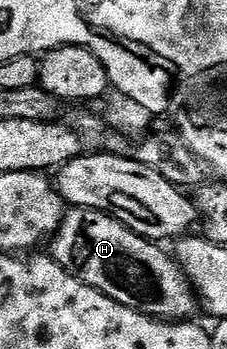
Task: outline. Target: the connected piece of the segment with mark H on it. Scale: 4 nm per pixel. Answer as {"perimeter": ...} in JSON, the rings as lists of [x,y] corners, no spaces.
{"perimeter":[[[72,208],[65,213],[60,226],[50,239],[50,256],[70,276],[79,282],[84,282],[90,288],[110,296],[118,304],[130,308],[139,314],[151,318],[159,318],[161,322],[186,322],[195,319],[196,306],[198,310],[198,295],[192,289],[188,278],[180,271],[180,263],[171,253],[163,250],[163,245],[143,238],[141,234],[134,233],[126,228],[117,218],[112,218],[101,210],[82,210]]]}

